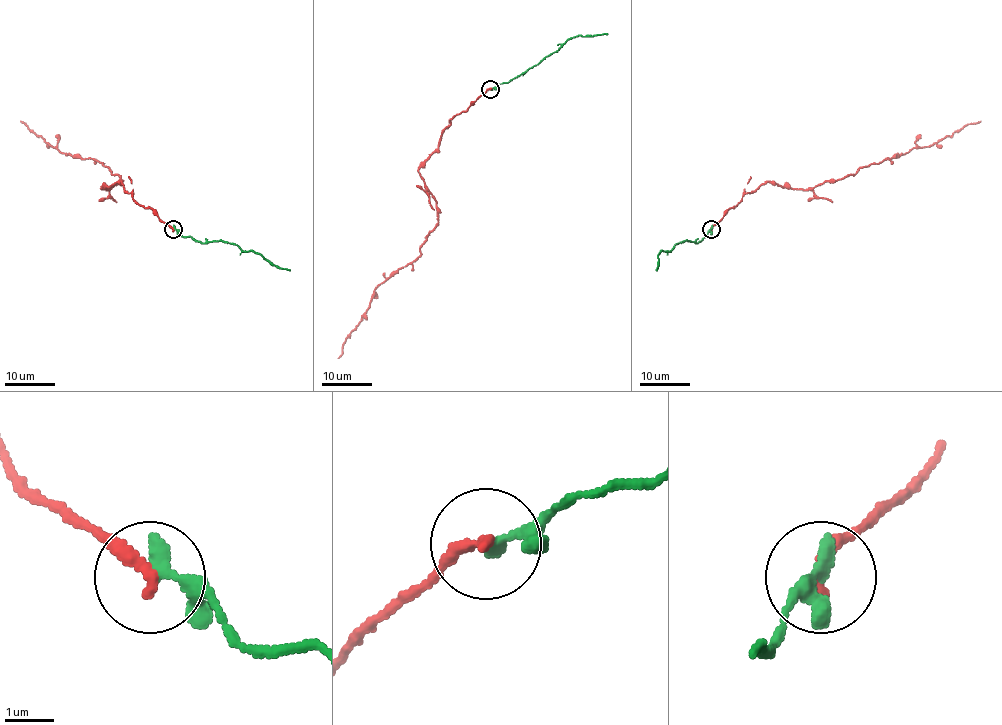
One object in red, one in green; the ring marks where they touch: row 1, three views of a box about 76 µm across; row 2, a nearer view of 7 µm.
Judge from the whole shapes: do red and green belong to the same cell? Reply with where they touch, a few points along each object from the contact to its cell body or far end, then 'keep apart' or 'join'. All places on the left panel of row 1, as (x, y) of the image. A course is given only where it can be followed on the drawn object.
place (173, 229); course red (173, 230), (120, 182), (101, 188), (109, 189), (120, 178), (103, 164), (63, 154), (21, 121); course green (173, 230), (200, 241), (235, 243), (241, 250), (260, 254), (274, 265), (289, 270); join

